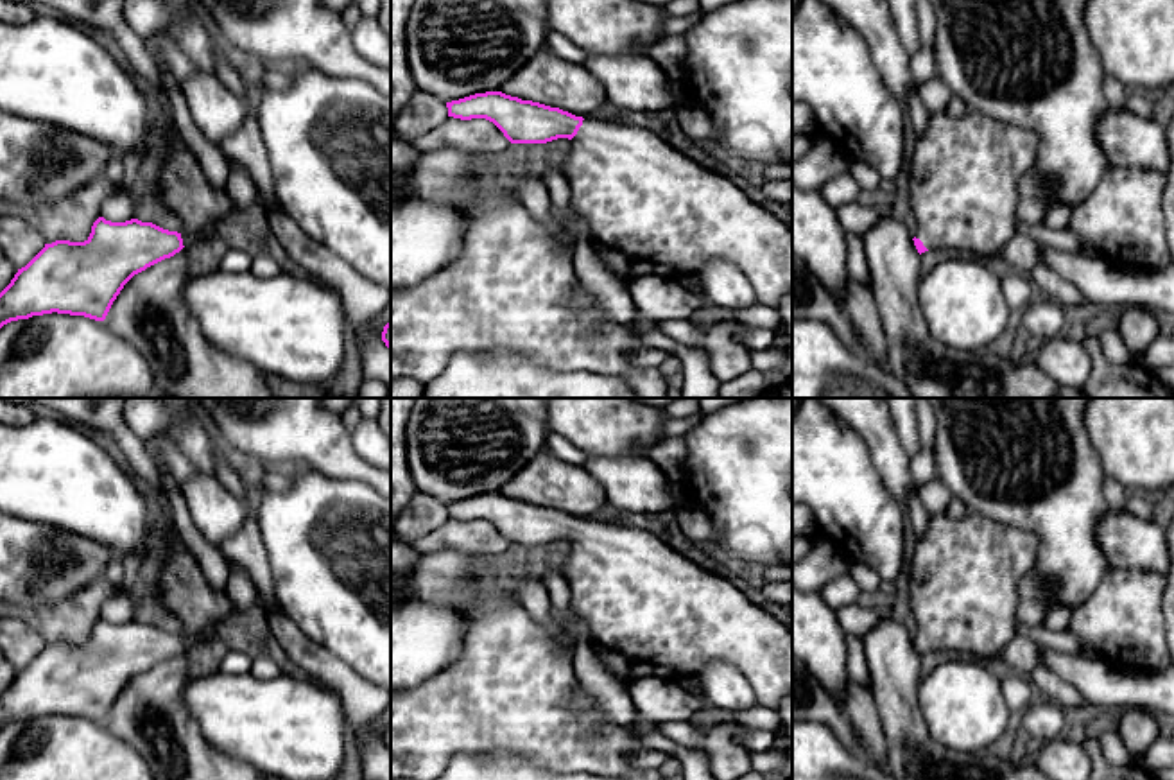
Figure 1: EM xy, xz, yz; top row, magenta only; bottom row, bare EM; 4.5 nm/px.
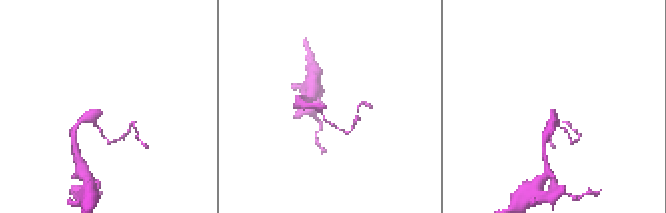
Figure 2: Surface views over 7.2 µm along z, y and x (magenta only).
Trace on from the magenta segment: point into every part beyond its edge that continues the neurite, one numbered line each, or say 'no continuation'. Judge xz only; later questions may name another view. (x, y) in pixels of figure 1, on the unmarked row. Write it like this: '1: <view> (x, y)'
1: xz (653, 614)

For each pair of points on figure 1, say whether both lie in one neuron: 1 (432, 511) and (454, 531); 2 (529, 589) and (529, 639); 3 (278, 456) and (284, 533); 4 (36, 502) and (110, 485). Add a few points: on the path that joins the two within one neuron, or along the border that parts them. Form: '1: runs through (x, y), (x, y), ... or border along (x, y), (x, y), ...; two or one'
1: border along (448, 519), (409, 542); two
2: border along (513, 572), (517, 599), (556, 644); two
3: border along (280, 470), (307, 467), (321, 474); two
4: runs through (54, 486), (92, 486); one

